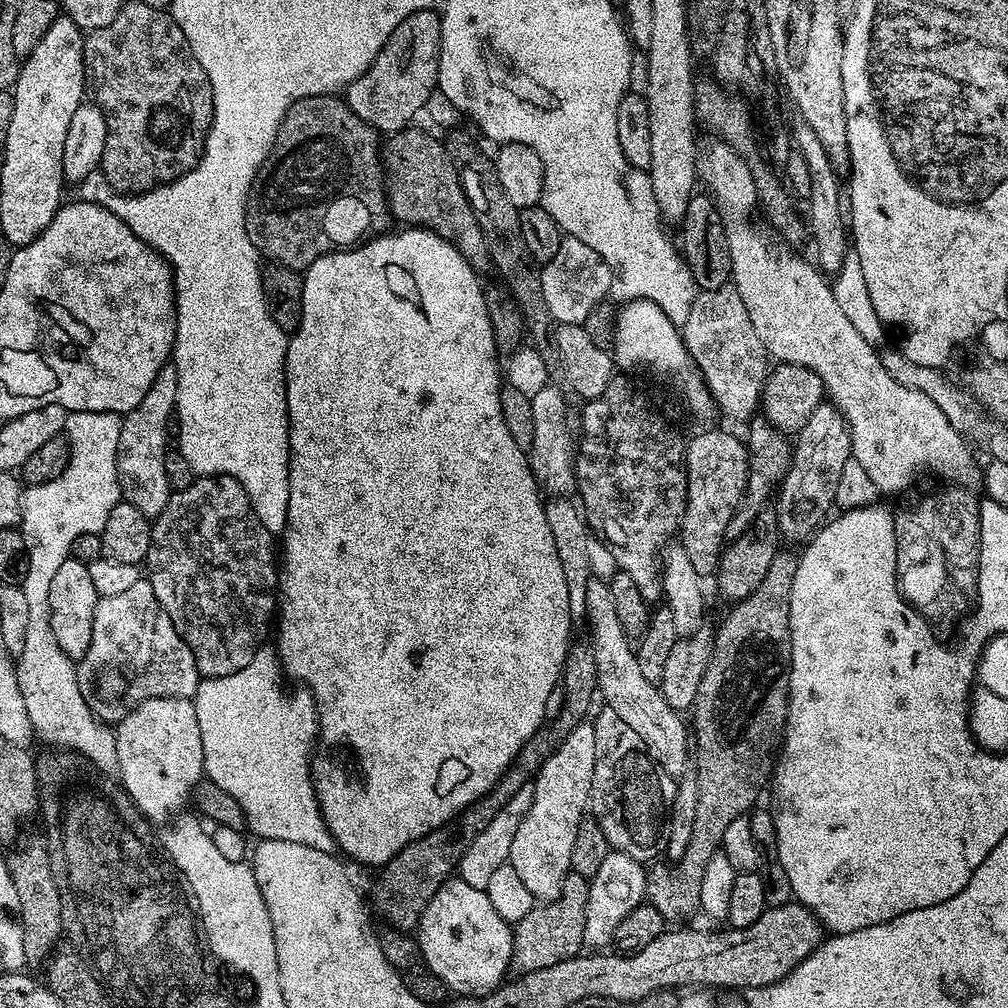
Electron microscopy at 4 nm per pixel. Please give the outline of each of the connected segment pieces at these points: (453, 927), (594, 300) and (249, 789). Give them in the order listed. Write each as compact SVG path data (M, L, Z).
M450 878L436 891L434 898L430 898L414 939L420 945L423 967L442 978L449 993L456 996L485 996L505 983L509 975L512 964L512 929L513 925L505 922L498 910L494 910L485 889L469 886L458 878Z
M564 236L558 246L558 251L554 253L554 258L550 258L539 269L540 281L542 282L542 295L546 297L546 306L550 309L550 314L556 319L557 324L583 324L585 318L594 310L594 306L605 303L609 299L612 291L612 271L610 266L591 246L586 246L586 242L578 242L578 238Z
M265 646L250 658L244 669L213 680L201 679L194 697L198 714L198 734L202 734L202 758L204 774L222 786L234 802L242 808L247 831L260 840L298 842L313 850L335 853L336 839L330 834L322 818L320 803L312 785L312 758L318 740L318 717L316 700L303 686L293 692L284 689L285 673L280 667L280 658L272 646Z

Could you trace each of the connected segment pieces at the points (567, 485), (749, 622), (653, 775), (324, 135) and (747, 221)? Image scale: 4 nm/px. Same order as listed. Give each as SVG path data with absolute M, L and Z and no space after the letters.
M559 387L540 388L531 393L534 410L534 442L527 449L528 462L536 484L545 497L555 498L577 495L576 491L576 457L574 455L574 434L568 426L568 404L565 393Z
M786 550L778 551L774 562L770 562L770 570L766 570L766 578L762 578L762 586L758 586L750 598L733 603L729 607L732 609L728 617L714 632L712 657L706 666L706 674L702 674L702 682L698 682L696 701L690 709L690 724L694 729L694 773L698 788L698 806L690 844L686 847L685 856L675 861L674 866L657 863L657 868L648 872L647 903L652 904L665 921L688 922L692 915L700 912L702 873L706 870L706 862L710 862L710 858L720 851L726 826L730 826L734 818L745 815L757 803L756 795L763 788L765 791L773 775L774 757L782 744L784 725L788 723L788 683L792 673L790 590L794 586L797 563L795 555L791 556Z
M601 707L601 712L594 717L594 746L596 761L594 762L594 778L590 797L590 812L598 822L602 834L606 834L609 849L630 854L630 858L641 862L655 861L656 855L663 853L667 846L668 823L671 816L671 804L674 802L677 781L666 770L662 770L655 760L645 751L642 738L614 714L610 707Z
M339 95L311 96L294 102L278 126L270 154L256 172L256 181L248 191L244 217L246 234L250 242L254 242L261 257L298 273L303 273L328 252L357 247L369 234L387 233L390 213L382 163L381 133L362 122L362 118L350 110L347 99Z
M712 138L712 141L710 141L705 148L703 145L703 147L699 149L696 157L696 174L699 183L703 185L703 187L704 184L708 187L705 188L707 195L712 197L716 207L720 210L721 216L724 217L726 242L730 246L730 262L732 263L731 283L736 286L738 295L742 298L742 304L750 317L750 322L754 325L754 332L758 335L758 338L761 339L763 348L766 349L769 357L779 363L805 365L808 369L814 370L814 372L822 378L827 399L841 412L850 429L851 457L861 463L862 470L865 470L866 474L869 475L870 480L874 483L874 486L879 493L896 496L898 493L909 489L913 485L916 477L927 475L934 470L944 472L944 474L952 474L952 478L962 478L962 482L972 482L974 485L979 485L983 481L983 471L981 465L978 466L973 454L970 452L968 448L970 446L967 439L958 434L956 429L954 429L954 426L951 426L950 420L946 418L946 414L943 414L942 410L939 409L926 394L920 390L913 390L908 386L903 386L903 384L895 382L894 378L886 373L885 368L881 364L879 351L875 348L875 345L866 342L862 337L862 334L859 334L858 330L851 325L851 321L847 319L846 314L843 313L843 309L839 308L839 303L834 299L831 283L826 279L825 273L821 272L820 269L816 267L815 263L808 261L807 264L802 257L795 256L795 254L792 253L795 251L793 251L791 247L785 246L783 243L780 243L781 245L775 244L762 229L756 228L755 222L752 221L752 211L757 211L758 208L758 201L756 198L756 186L758 182L756 178L752 178L752 172L748 169L744 159L745 157L736 152L731 145L724 143L724 141L719 138Z

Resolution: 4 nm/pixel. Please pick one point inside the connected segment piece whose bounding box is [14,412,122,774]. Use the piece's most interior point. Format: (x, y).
(79, 501)

